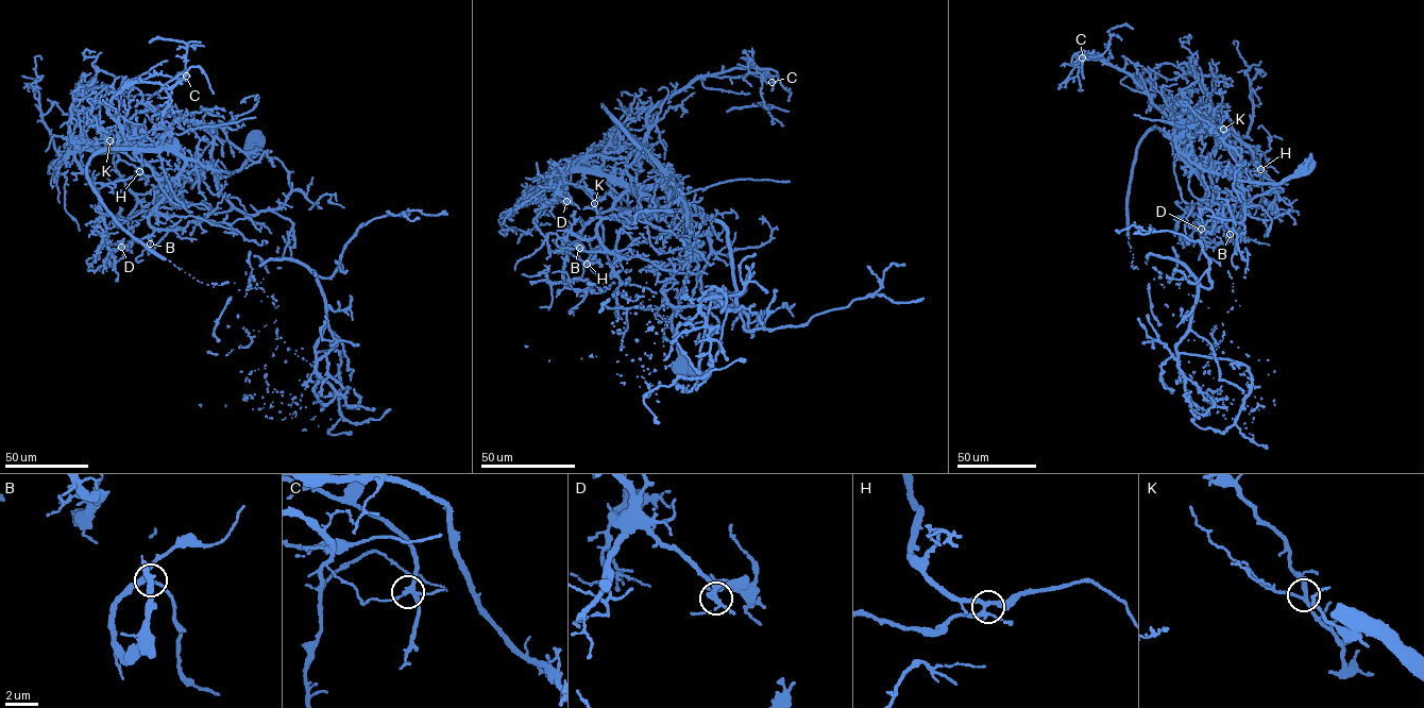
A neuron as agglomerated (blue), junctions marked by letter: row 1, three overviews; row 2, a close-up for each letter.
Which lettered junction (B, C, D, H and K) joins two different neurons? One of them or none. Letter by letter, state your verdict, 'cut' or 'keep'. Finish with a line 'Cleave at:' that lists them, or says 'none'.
B: keep
C: cut
D: keep
H: keep
K: keep
Cleave at: C

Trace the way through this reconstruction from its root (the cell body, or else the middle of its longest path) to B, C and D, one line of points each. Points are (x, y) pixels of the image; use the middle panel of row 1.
B: (681, 370), (672, 315), (690, 257), (684, 203), (631, 220), (604, 218), (596, 230), (605, 250), (579, 248)
C: (681, 370), (684, 203), (623, 171), (648, 113), (698, 76), (773, 82)
D: (681, 370), (672, 315), (690, 249), (678, 191), (568, 171), (556, 202), (555, 191), (566, 201)

